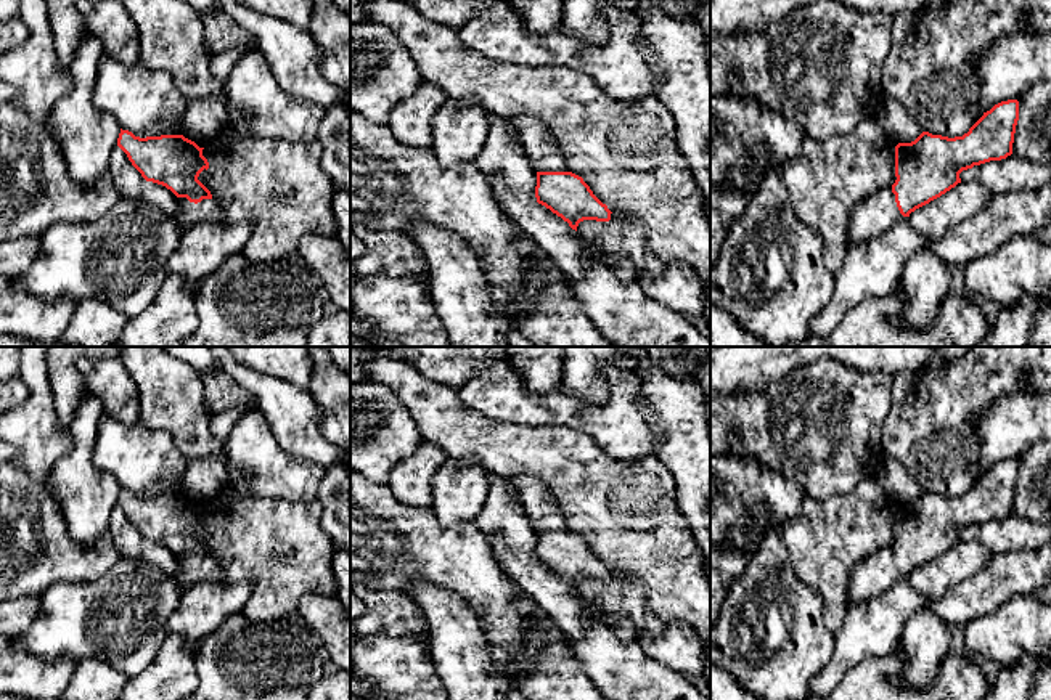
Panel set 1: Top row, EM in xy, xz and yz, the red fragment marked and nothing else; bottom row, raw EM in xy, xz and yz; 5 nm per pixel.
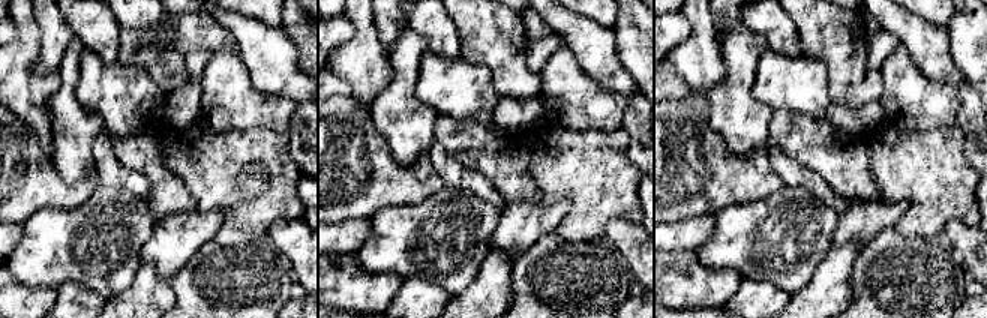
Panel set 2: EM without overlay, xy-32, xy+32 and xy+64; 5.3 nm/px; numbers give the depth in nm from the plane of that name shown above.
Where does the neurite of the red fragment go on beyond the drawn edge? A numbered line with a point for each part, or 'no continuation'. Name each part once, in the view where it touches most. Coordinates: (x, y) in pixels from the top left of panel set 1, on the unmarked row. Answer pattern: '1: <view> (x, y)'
1: xy (206, 570)

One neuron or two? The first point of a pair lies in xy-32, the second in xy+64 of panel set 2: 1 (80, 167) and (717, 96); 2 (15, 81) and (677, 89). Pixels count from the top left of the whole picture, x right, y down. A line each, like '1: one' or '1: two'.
1: one
2: two

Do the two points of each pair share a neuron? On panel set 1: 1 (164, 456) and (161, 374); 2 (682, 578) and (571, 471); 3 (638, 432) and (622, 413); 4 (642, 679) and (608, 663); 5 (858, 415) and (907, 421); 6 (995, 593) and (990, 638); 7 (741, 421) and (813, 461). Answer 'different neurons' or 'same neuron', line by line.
1: different neurons
2: same neuron
3: same neuron
4: same neuron
5: different neurons
6: different neurons
7: same neuron

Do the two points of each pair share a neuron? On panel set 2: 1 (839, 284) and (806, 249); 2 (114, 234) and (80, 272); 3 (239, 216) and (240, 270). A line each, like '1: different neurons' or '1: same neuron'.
1: different neurons
2: same neuron
3: different neurons

